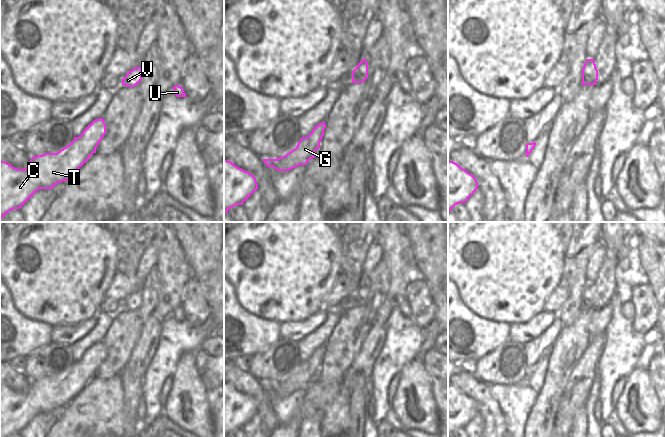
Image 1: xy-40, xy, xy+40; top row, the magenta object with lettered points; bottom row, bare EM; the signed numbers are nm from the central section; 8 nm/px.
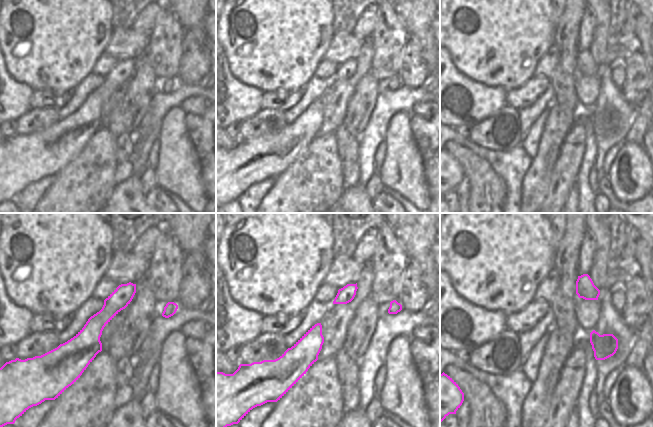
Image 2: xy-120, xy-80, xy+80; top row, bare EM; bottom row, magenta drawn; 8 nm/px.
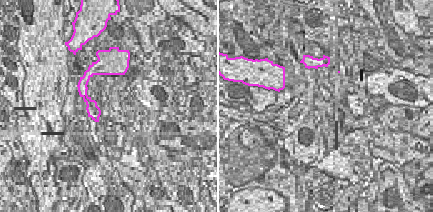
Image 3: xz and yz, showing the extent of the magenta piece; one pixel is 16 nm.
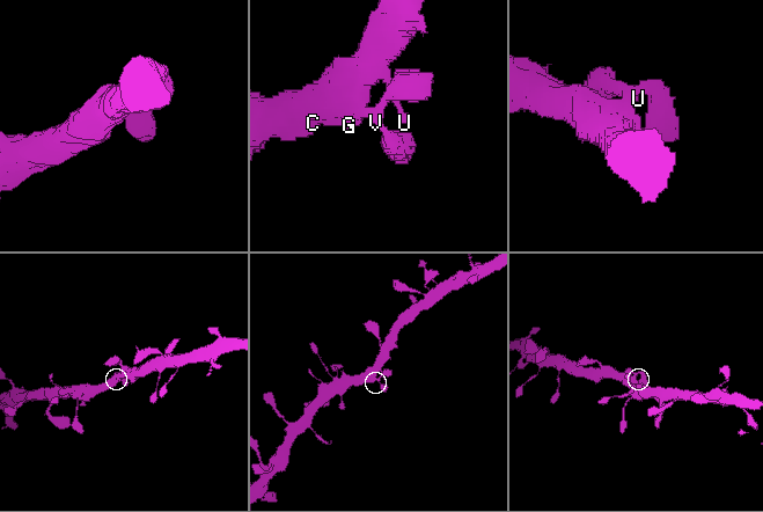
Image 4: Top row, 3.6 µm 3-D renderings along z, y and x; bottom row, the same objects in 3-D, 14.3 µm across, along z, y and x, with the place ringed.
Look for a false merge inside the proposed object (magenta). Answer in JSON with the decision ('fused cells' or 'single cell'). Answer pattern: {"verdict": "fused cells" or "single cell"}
{"verdict": "single cell"}

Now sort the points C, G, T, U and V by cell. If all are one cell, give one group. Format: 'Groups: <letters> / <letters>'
Groups: C G T U V.

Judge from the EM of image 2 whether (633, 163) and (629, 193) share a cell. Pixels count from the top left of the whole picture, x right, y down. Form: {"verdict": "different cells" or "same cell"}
{"verdict": "same cell"}

